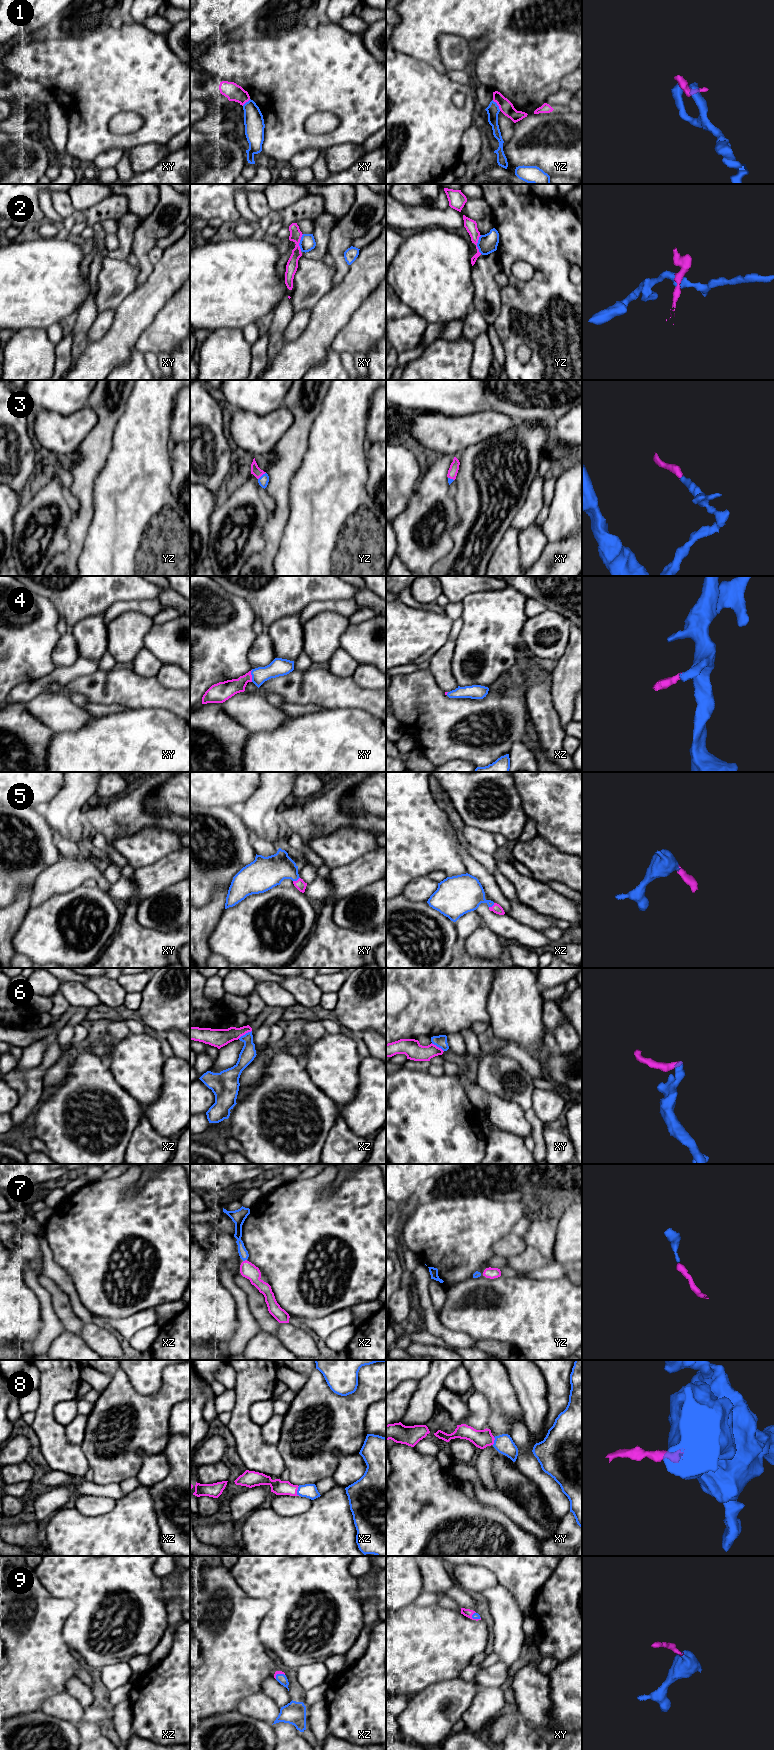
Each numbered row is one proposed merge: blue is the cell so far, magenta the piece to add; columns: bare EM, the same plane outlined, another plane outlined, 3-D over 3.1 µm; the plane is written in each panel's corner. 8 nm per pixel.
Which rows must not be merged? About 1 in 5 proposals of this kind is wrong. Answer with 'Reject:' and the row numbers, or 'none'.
Reject: 1, 2, 6

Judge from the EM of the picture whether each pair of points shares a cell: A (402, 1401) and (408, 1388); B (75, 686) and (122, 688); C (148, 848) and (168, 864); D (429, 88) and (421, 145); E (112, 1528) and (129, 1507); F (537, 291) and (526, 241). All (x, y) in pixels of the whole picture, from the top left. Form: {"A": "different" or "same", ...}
{"A": "same", "B": "same", "C": "different", "D": "same", "E": "same", "F": "same"}

